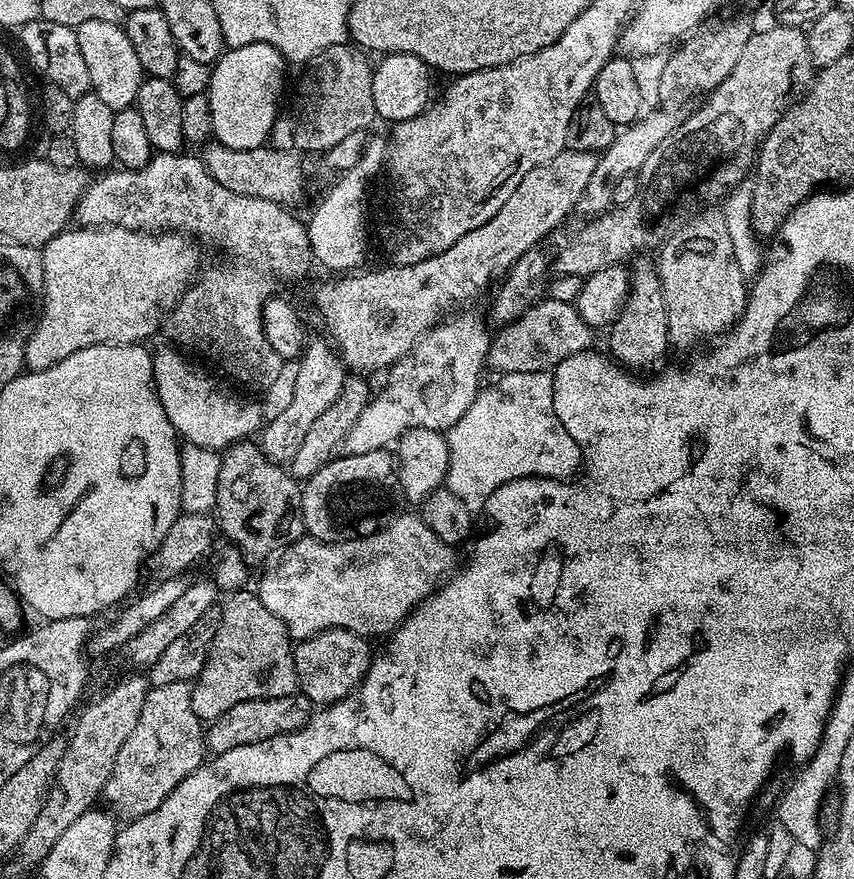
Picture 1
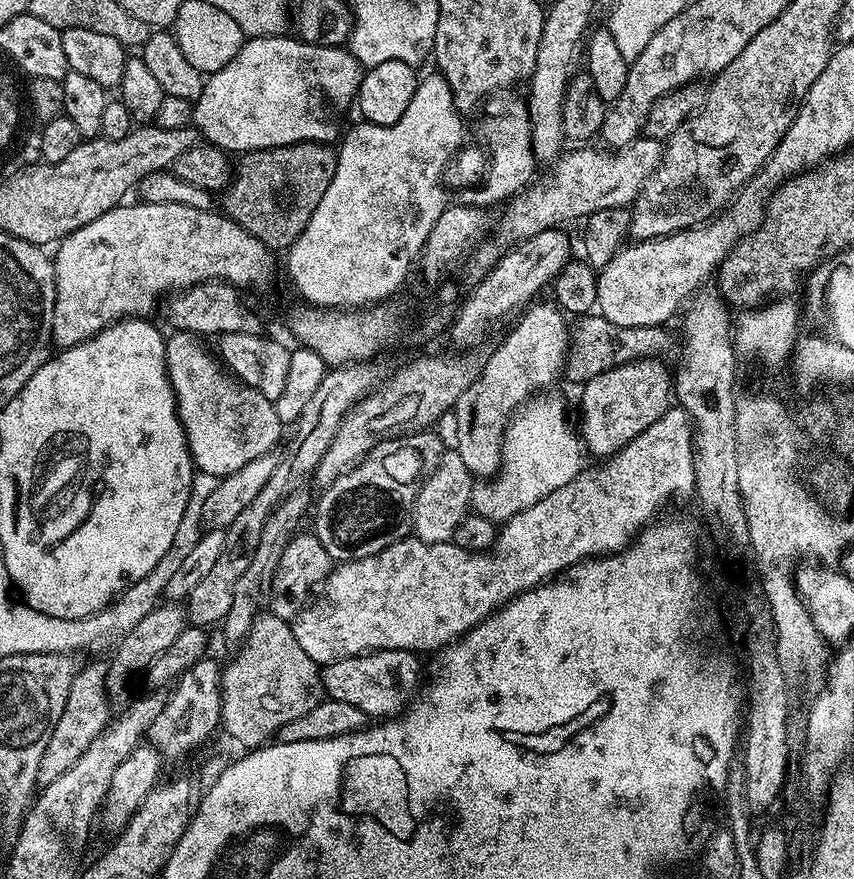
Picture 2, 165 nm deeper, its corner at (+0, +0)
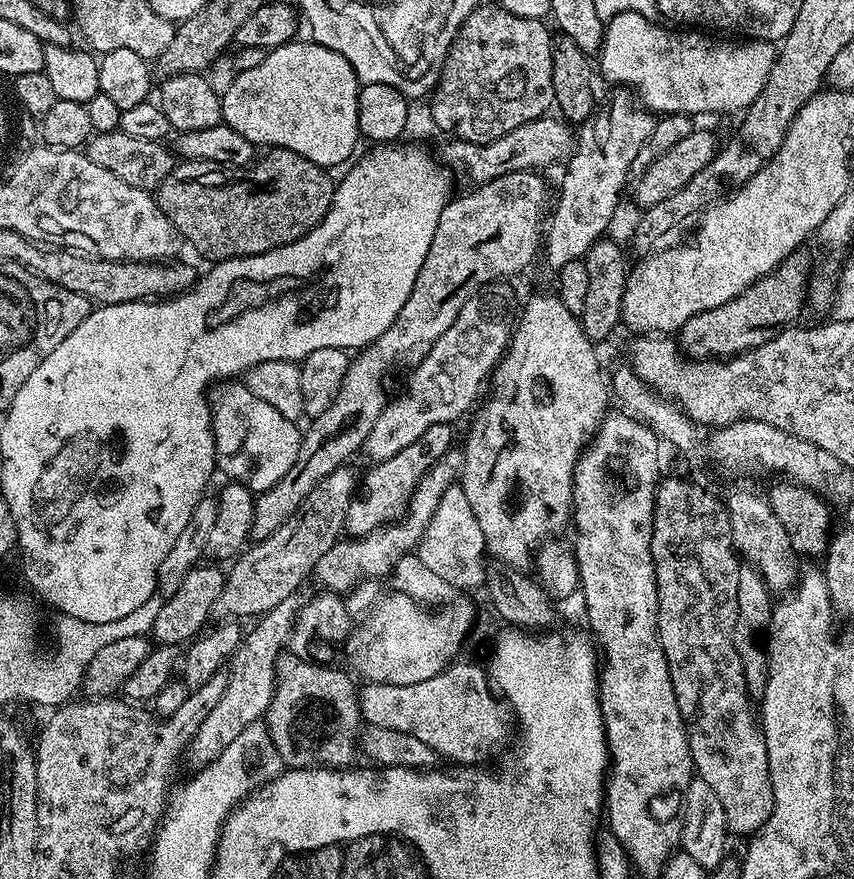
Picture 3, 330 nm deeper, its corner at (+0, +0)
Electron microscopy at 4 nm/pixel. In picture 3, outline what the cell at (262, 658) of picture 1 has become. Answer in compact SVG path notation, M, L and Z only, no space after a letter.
M291 650L281 651L276 660L276 689L262 720L268 725L270 738L288 768L337 768L345 763L344 748L357 743L362 728L358 684L340 668L308 662Z

